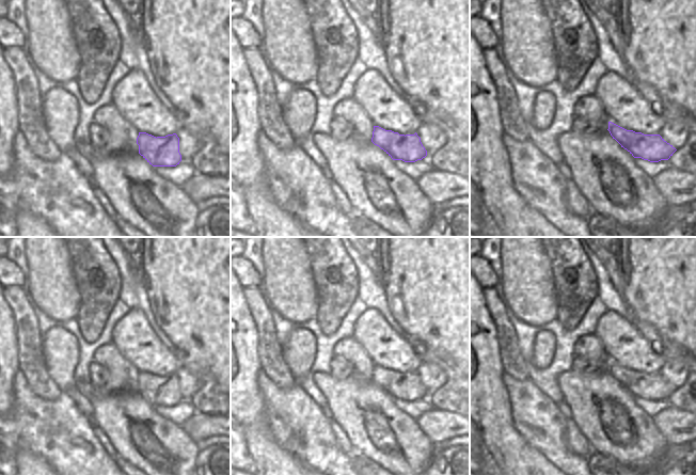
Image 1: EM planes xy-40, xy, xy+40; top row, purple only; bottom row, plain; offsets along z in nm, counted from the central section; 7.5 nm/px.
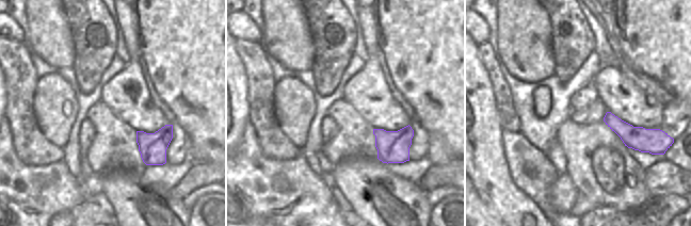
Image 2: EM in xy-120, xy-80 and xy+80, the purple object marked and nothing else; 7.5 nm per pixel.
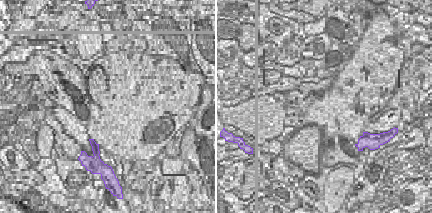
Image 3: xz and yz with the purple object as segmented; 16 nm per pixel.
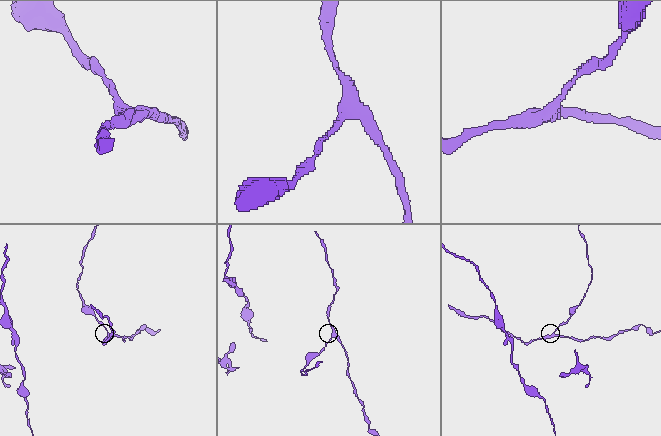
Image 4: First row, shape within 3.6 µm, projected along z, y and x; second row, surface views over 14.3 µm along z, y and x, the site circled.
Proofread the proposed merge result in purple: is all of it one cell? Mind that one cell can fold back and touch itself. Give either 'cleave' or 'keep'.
cleave

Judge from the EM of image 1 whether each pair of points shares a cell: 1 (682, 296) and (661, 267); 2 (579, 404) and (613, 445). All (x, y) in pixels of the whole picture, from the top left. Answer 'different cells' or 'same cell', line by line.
1: same cell
2: same cell

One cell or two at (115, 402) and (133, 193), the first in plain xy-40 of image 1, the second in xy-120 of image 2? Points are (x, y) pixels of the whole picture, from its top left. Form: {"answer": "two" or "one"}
{"answer": "one"}

